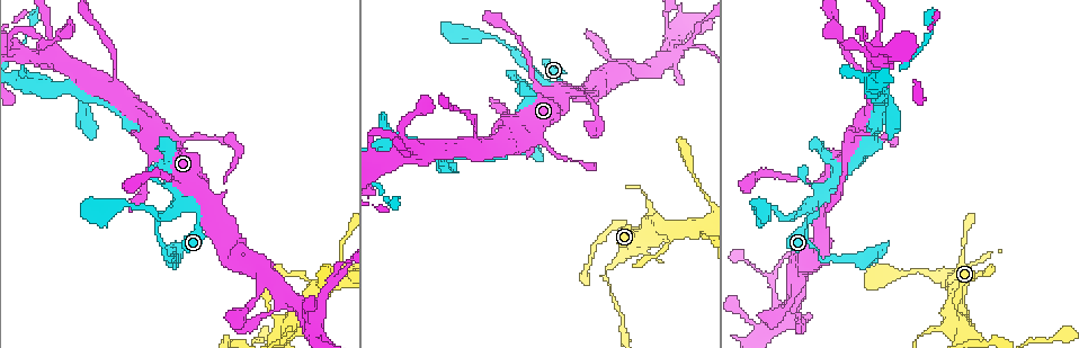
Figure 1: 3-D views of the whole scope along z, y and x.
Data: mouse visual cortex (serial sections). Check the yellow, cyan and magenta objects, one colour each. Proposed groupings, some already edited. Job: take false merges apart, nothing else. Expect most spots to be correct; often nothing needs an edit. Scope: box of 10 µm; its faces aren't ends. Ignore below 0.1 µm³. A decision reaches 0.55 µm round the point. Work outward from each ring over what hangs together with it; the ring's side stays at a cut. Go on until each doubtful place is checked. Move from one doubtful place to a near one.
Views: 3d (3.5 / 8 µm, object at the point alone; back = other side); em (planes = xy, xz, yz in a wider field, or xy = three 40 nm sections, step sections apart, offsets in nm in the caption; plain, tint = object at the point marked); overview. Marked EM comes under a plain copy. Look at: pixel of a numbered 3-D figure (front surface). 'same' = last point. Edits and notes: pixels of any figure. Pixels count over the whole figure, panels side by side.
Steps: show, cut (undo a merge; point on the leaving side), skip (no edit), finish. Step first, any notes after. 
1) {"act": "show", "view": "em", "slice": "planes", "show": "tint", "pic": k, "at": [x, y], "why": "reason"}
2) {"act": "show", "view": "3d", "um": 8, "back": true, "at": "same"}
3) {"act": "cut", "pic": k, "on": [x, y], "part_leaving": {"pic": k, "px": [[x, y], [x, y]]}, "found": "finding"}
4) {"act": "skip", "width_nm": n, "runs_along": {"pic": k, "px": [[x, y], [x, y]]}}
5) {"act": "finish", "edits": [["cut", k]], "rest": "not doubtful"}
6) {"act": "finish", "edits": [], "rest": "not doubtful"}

{"act": "show", "view": "3d", "um": 3.5, "pic": 1, "at": [810, 203], "why": "arms run side by side"}

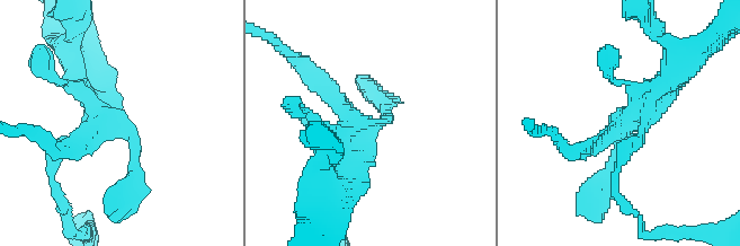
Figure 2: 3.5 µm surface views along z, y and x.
{"act": "show", "view": "em", "slice": "xy", "step": 3, "show": "tint", "pic": 2, "at": [625, 120], "why": "shape alone is not enough"}

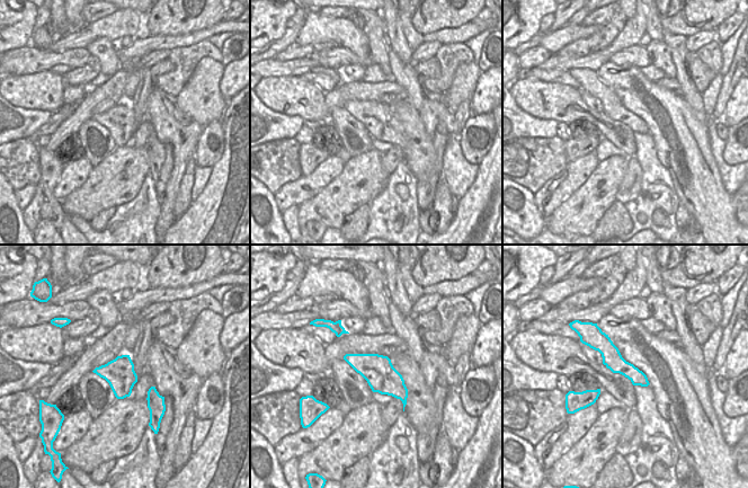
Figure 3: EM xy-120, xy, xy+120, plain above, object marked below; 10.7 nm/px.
{"act": "skip", "found": "all the same cell"}

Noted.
{"act": "show", "view": "3d", "um": 3.5, "pic": 1, "at": [518, 81], "why": "abrupt turn"}

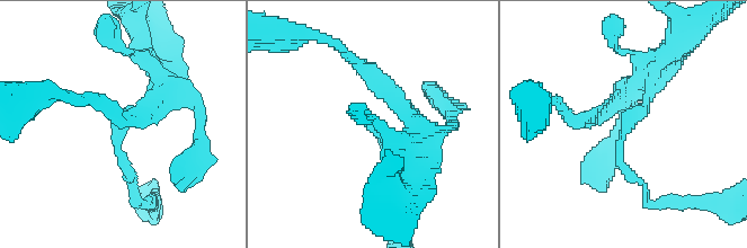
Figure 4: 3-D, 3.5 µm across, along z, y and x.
{"act": "show", "view": "em", "slice": "xy", "step": 1, "show": "tint", "pic": 4, "at": [619, 146], "arm_widths_nm": [100, 150], "why": "now the EM"}

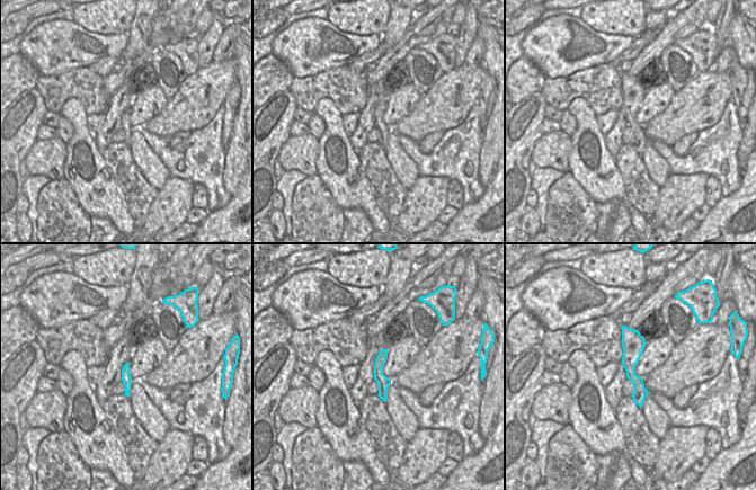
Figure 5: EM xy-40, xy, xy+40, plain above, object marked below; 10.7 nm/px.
{"act": "skip", "width_nm": 120, "runs_along": {"pic": 4, "px": [[154, 95], [117, 143], [144, 205]]}, "found": "continuous, no second cell"}

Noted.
{"act": "show", "view": "3d", "um": 3.5, "pic": 1, "at": [691, 43], "why": "arms part here"}

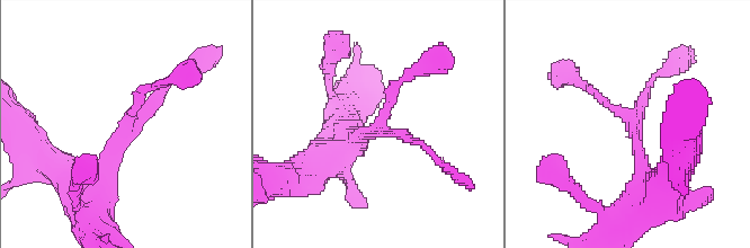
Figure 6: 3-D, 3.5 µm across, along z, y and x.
{"act": "show", "view": "em", "slice": "xy", "step": 2, "show": "tint", "pic": 6, "at": [634, 129], "arms": 3, "arm_widths_nm": [150, 150, 300]}

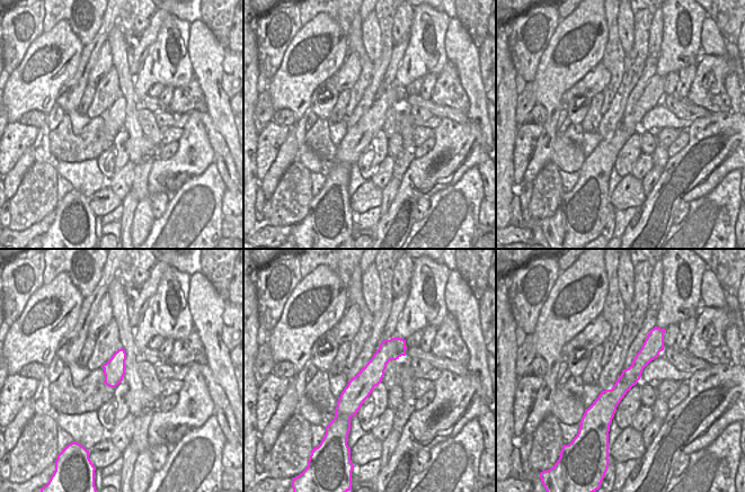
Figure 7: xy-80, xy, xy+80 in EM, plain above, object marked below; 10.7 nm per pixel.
{"act": "skip", "width_nm": 260, "runs_along": {"pic": 7, "px": [[650, 337], [605, 420]]}, "found": "one cell here"}

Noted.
{"act": "show", "view": "3d", "um": 3.5, "pic": 1, "at": [643, 236], "why": "arms run side by side"}

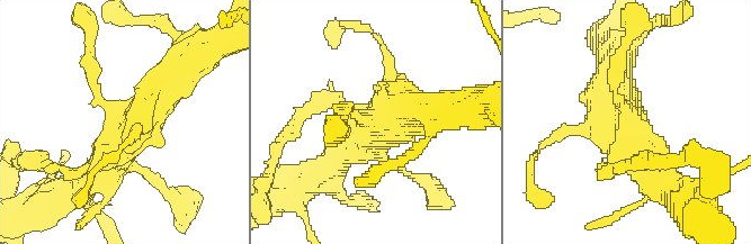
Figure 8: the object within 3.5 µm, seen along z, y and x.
{"act": "show", "view": "em", "slice": "planes", "show": "tint", "pic": 8, "at": [376, 125], "why": "shape alone is not enough"}

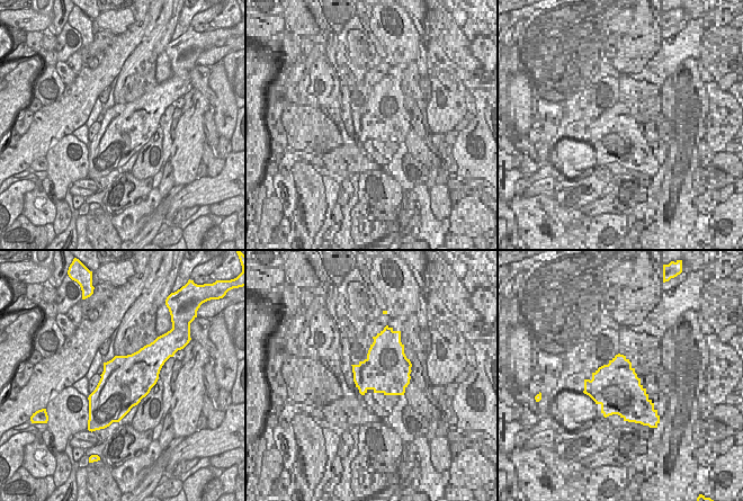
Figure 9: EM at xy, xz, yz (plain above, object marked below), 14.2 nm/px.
{"act": "skip", "runs_along": {"pic": 8, "px": [[340, 114], [378, 123], [430, 108]]}, "found": "continuous, no second cell"}

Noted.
{"act": "finish", "edits": [], "rest": "not doubtful"}

